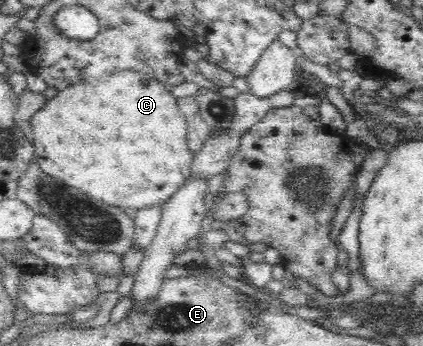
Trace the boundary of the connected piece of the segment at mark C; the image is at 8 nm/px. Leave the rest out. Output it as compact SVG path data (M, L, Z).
M118 71L104 80L84 80L64 89L64 91L58 91L54 99L49 99L44 107L32 116L28 132L33 144L34 161L39 164L44 173L52 175L56 179L62 179L62 183L66 183L70 187L78 187L82 193L102 199L102 201L119 207L121 210L130 209L135 212L138 209L148 209L154 205L161 205L173 193L176 193L176 190L185 185L190 173L192 173L193 159L192 150L188 148L186 118L180 113L177 99L174 98L169 86L140 71Z

